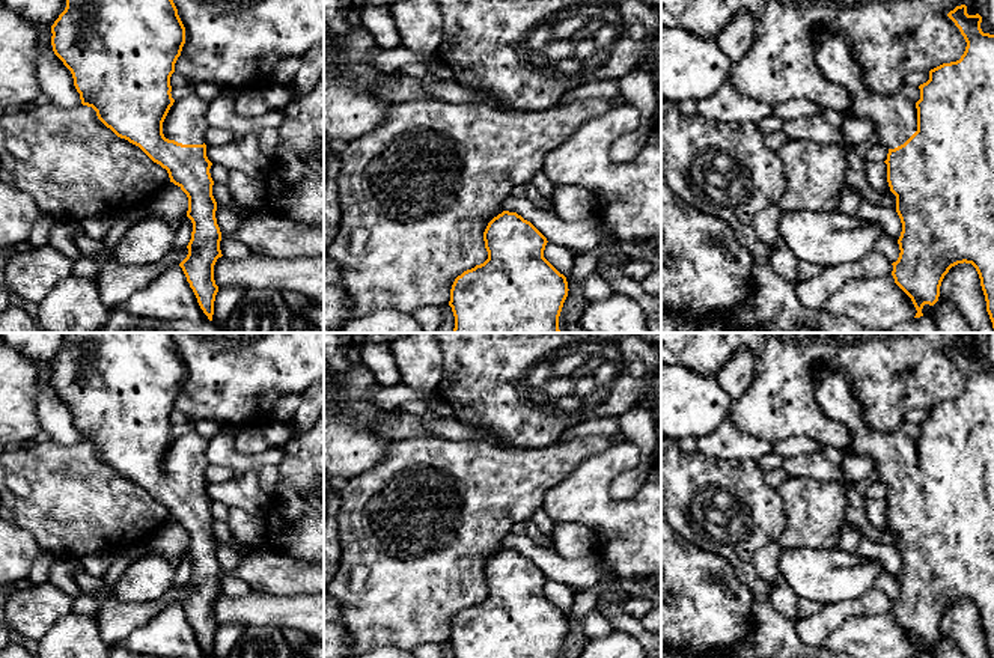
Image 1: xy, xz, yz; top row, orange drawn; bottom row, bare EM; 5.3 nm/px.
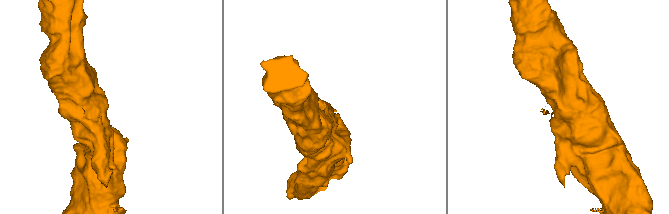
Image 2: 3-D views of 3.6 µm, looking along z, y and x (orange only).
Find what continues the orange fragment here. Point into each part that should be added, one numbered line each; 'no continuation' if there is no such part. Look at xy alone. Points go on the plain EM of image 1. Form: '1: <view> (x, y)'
1: xy (185, 459)

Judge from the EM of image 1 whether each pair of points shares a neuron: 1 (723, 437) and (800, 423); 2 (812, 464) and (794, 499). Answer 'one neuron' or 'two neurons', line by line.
1: two neurons
2: two neurons

